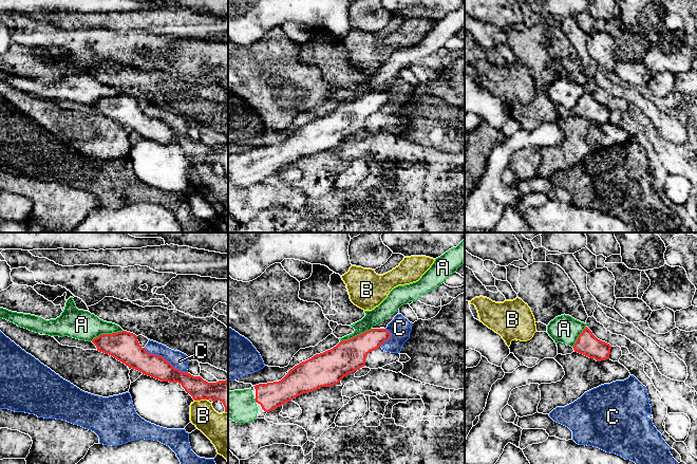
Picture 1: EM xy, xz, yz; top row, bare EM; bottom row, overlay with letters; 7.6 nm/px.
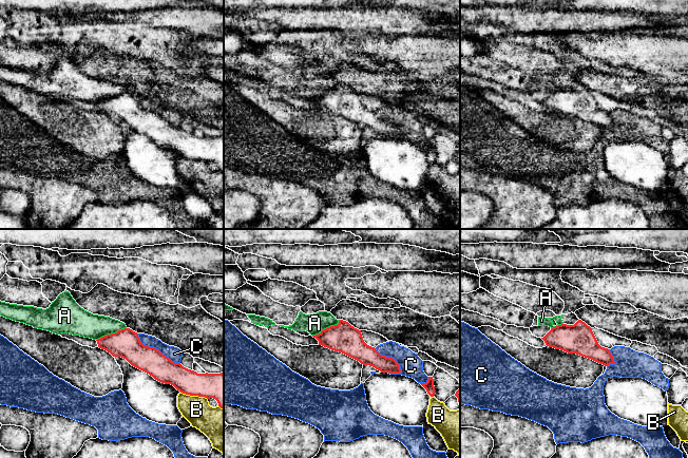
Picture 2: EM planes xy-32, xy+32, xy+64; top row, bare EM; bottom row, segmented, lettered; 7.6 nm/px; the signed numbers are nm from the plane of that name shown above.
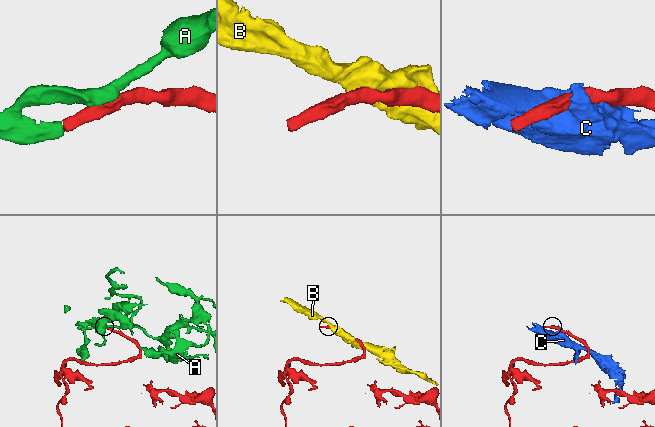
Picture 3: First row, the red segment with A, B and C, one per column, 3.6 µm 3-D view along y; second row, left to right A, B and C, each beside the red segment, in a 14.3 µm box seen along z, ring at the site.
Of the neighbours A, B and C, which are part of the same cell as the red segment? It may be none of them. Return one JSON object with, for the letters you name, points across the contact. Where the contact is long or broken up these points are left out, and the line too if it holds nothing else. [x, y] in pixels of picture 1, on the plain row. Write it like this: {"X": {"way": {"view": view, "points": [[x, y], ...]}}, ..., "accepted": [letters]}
{"accepted": ["A"]}

